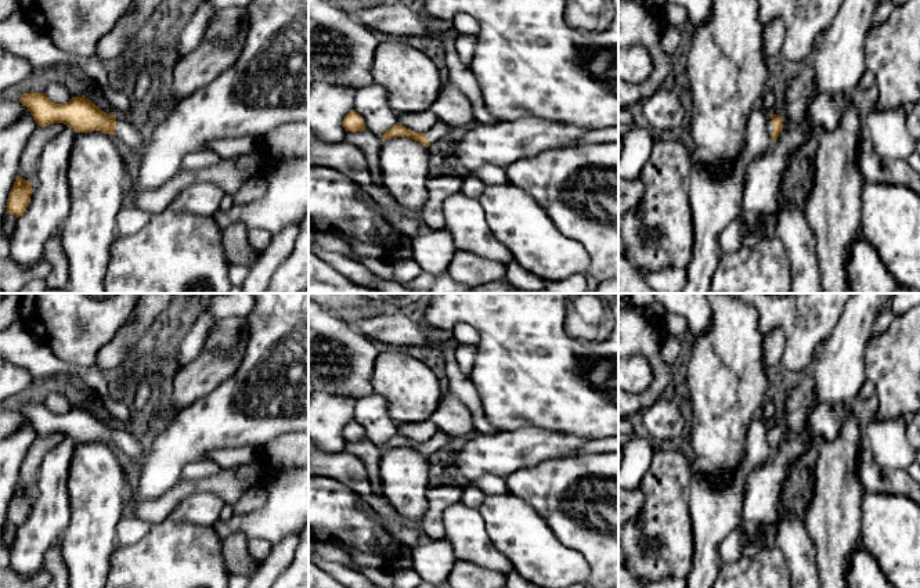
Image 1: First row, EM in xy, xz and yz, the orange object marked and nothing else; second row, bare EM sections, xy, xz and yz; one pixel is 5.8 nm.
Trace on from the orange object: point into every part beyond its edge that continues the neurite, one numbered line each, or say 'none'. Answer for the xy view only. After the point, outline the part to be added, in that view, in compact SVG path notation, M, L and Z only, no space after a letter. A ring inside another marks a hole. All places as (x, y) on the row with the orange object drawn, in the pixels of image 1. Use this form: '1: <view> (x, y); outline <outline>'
1: xy (125, 130); outline M119 115L116 116L115 133L123 144L136 151L142 151L148 140L129 120Z

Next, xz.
1: xz (442, 129); outline M439 120L434 127L425 133L425 136L429 140L429 144L434 144L440 138L445 137L452 129L454 127L450 125Z

